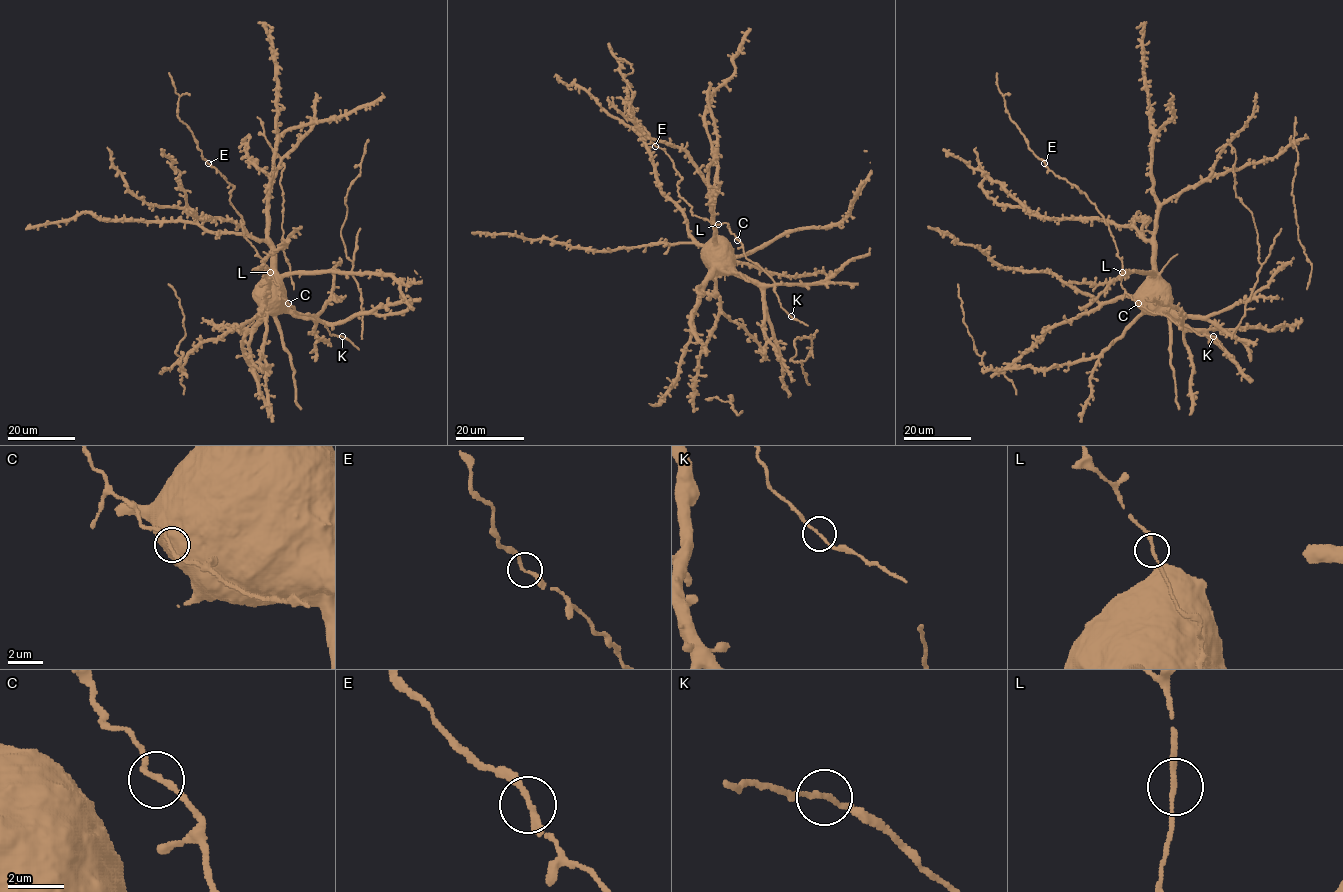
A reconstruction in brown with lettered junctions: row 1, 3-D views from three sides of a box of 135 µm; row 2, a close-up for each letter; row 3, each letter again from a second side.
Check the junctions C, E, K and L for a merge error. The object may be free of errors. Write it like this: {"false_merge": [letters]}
{"false_merge": []}

